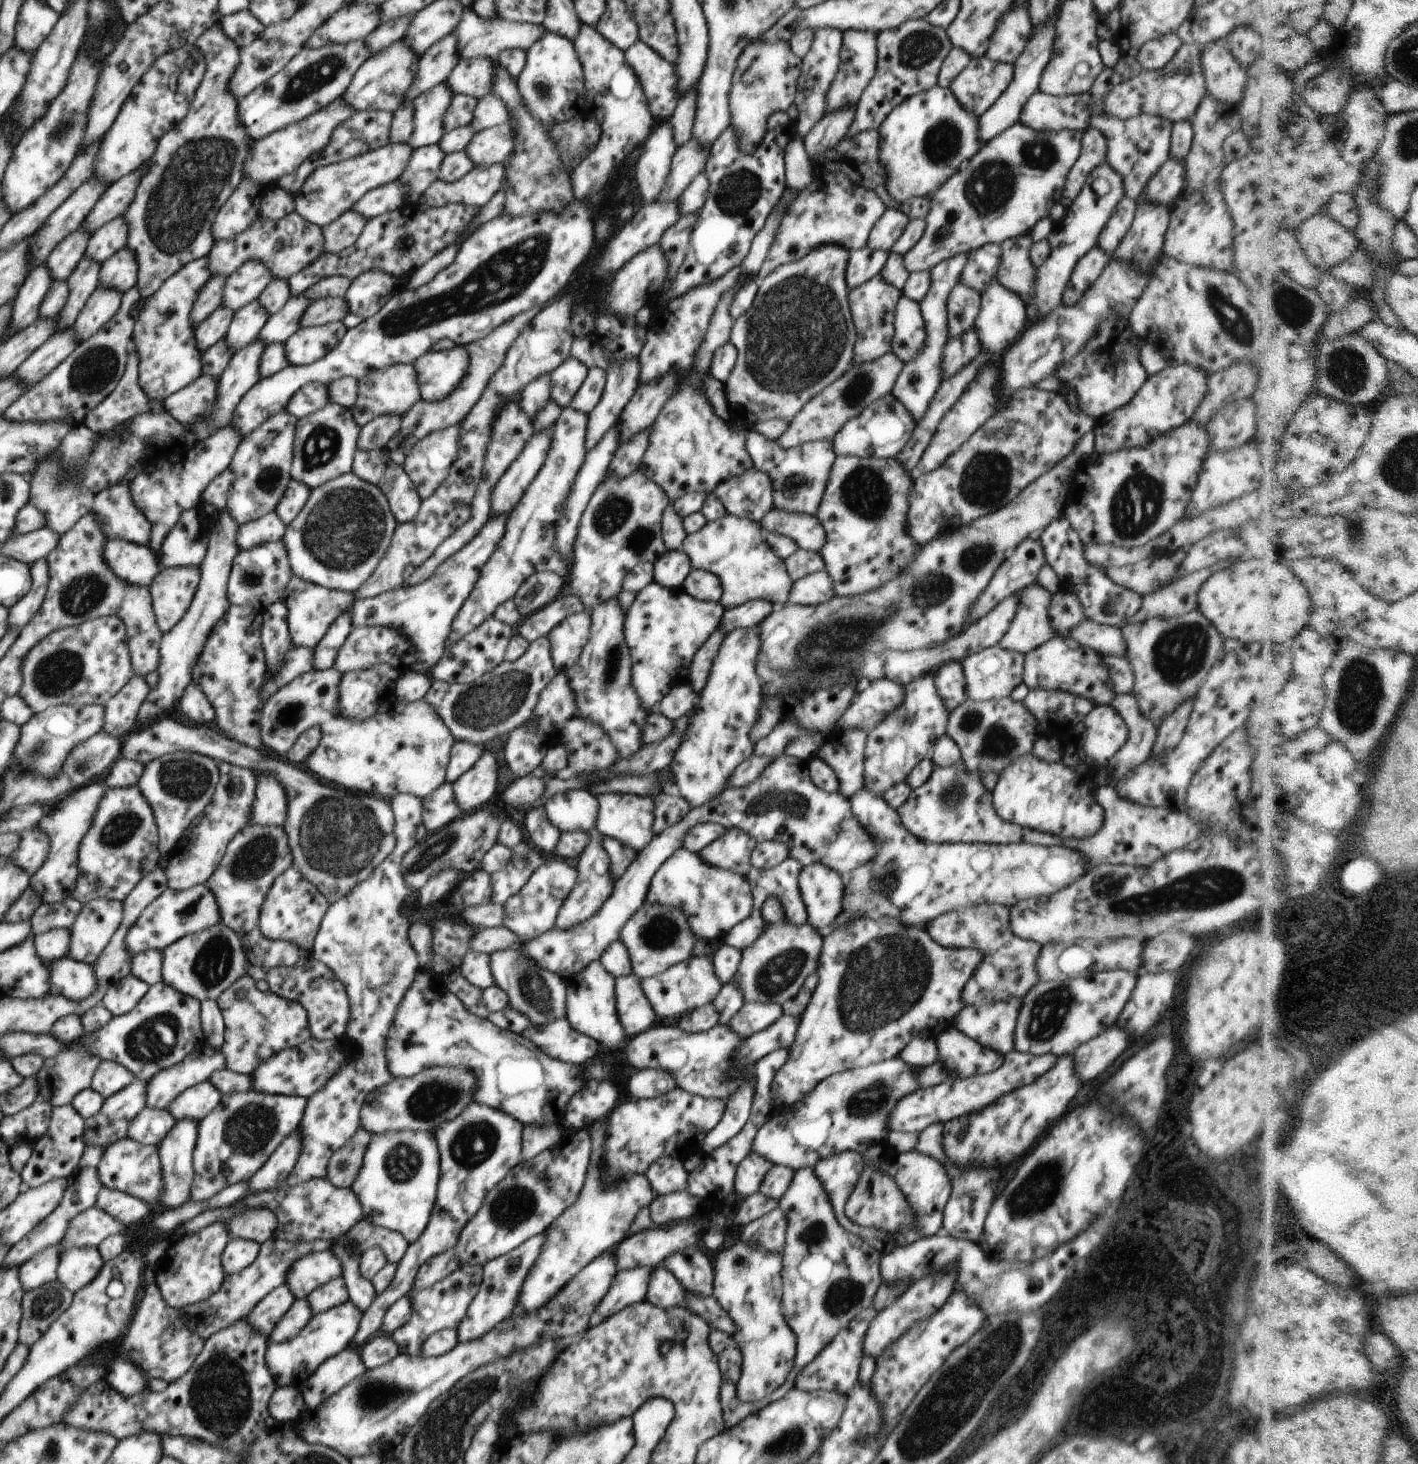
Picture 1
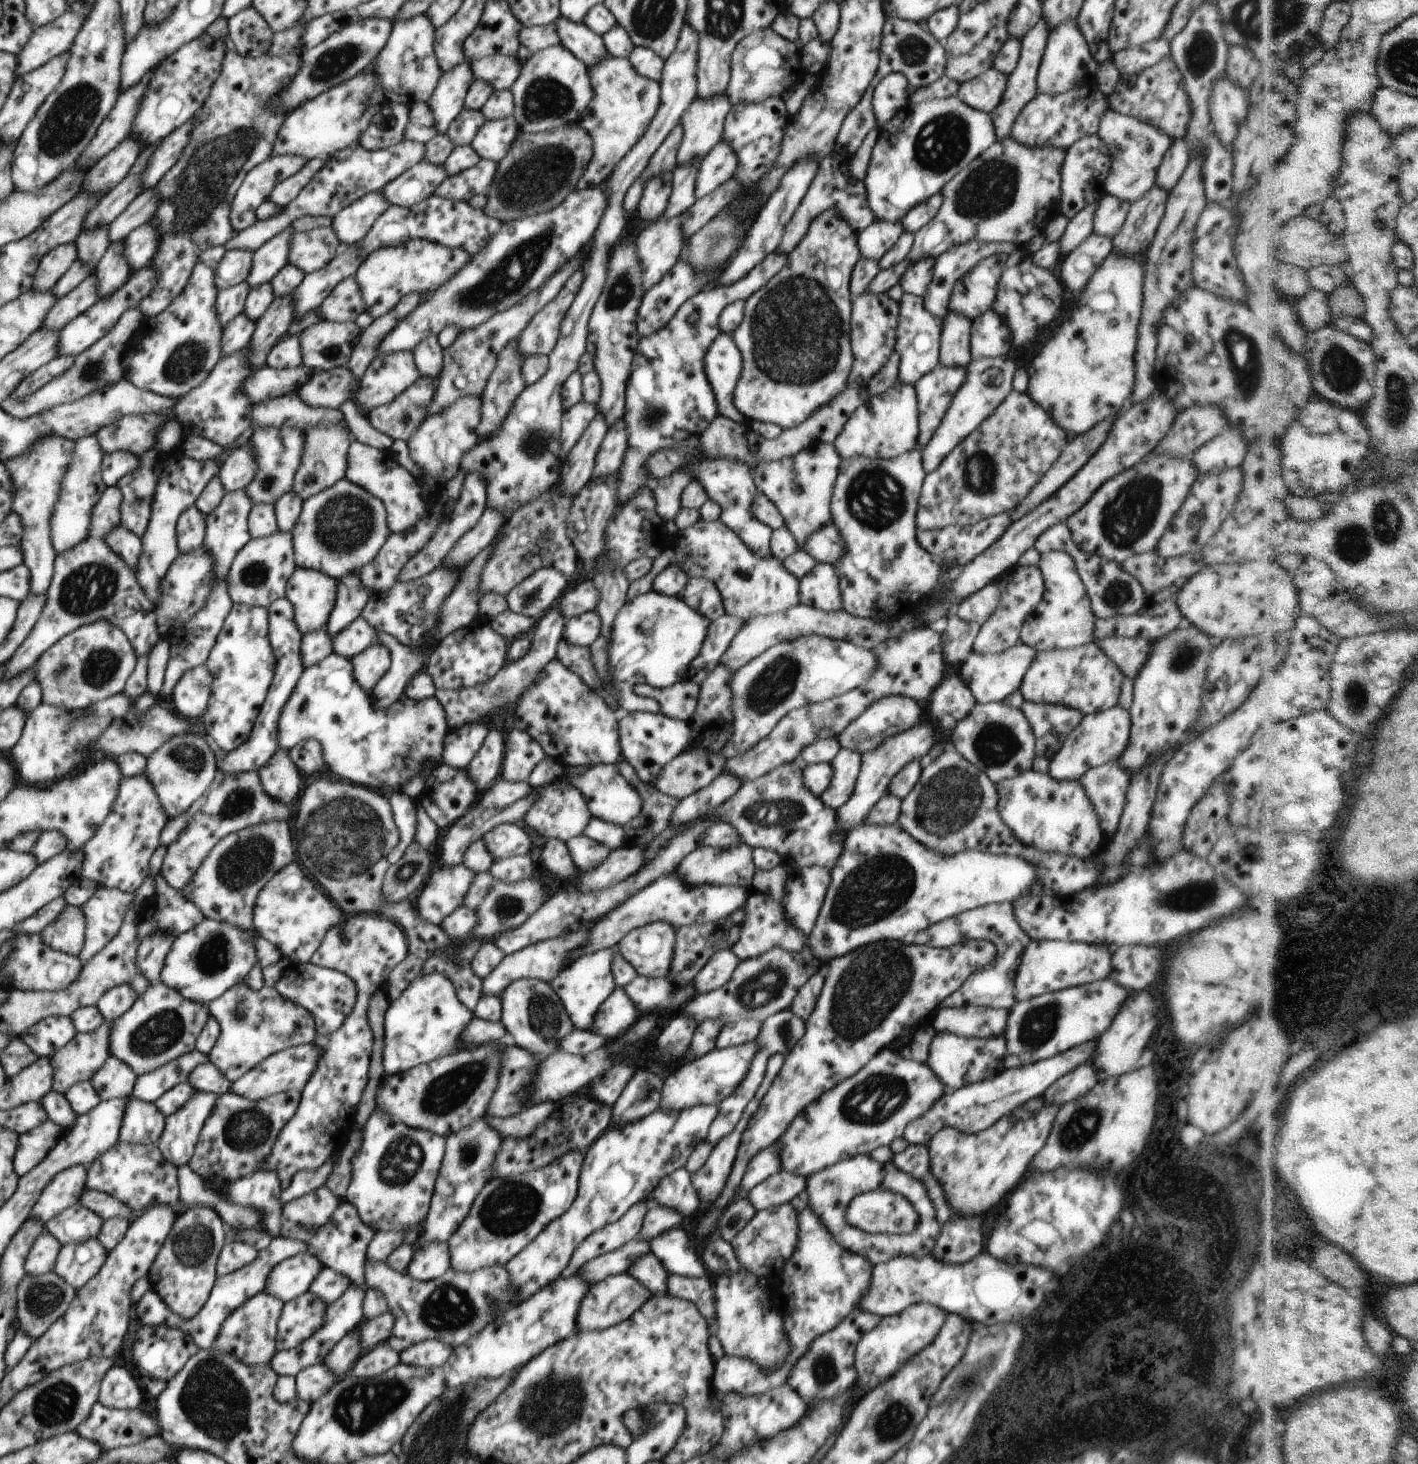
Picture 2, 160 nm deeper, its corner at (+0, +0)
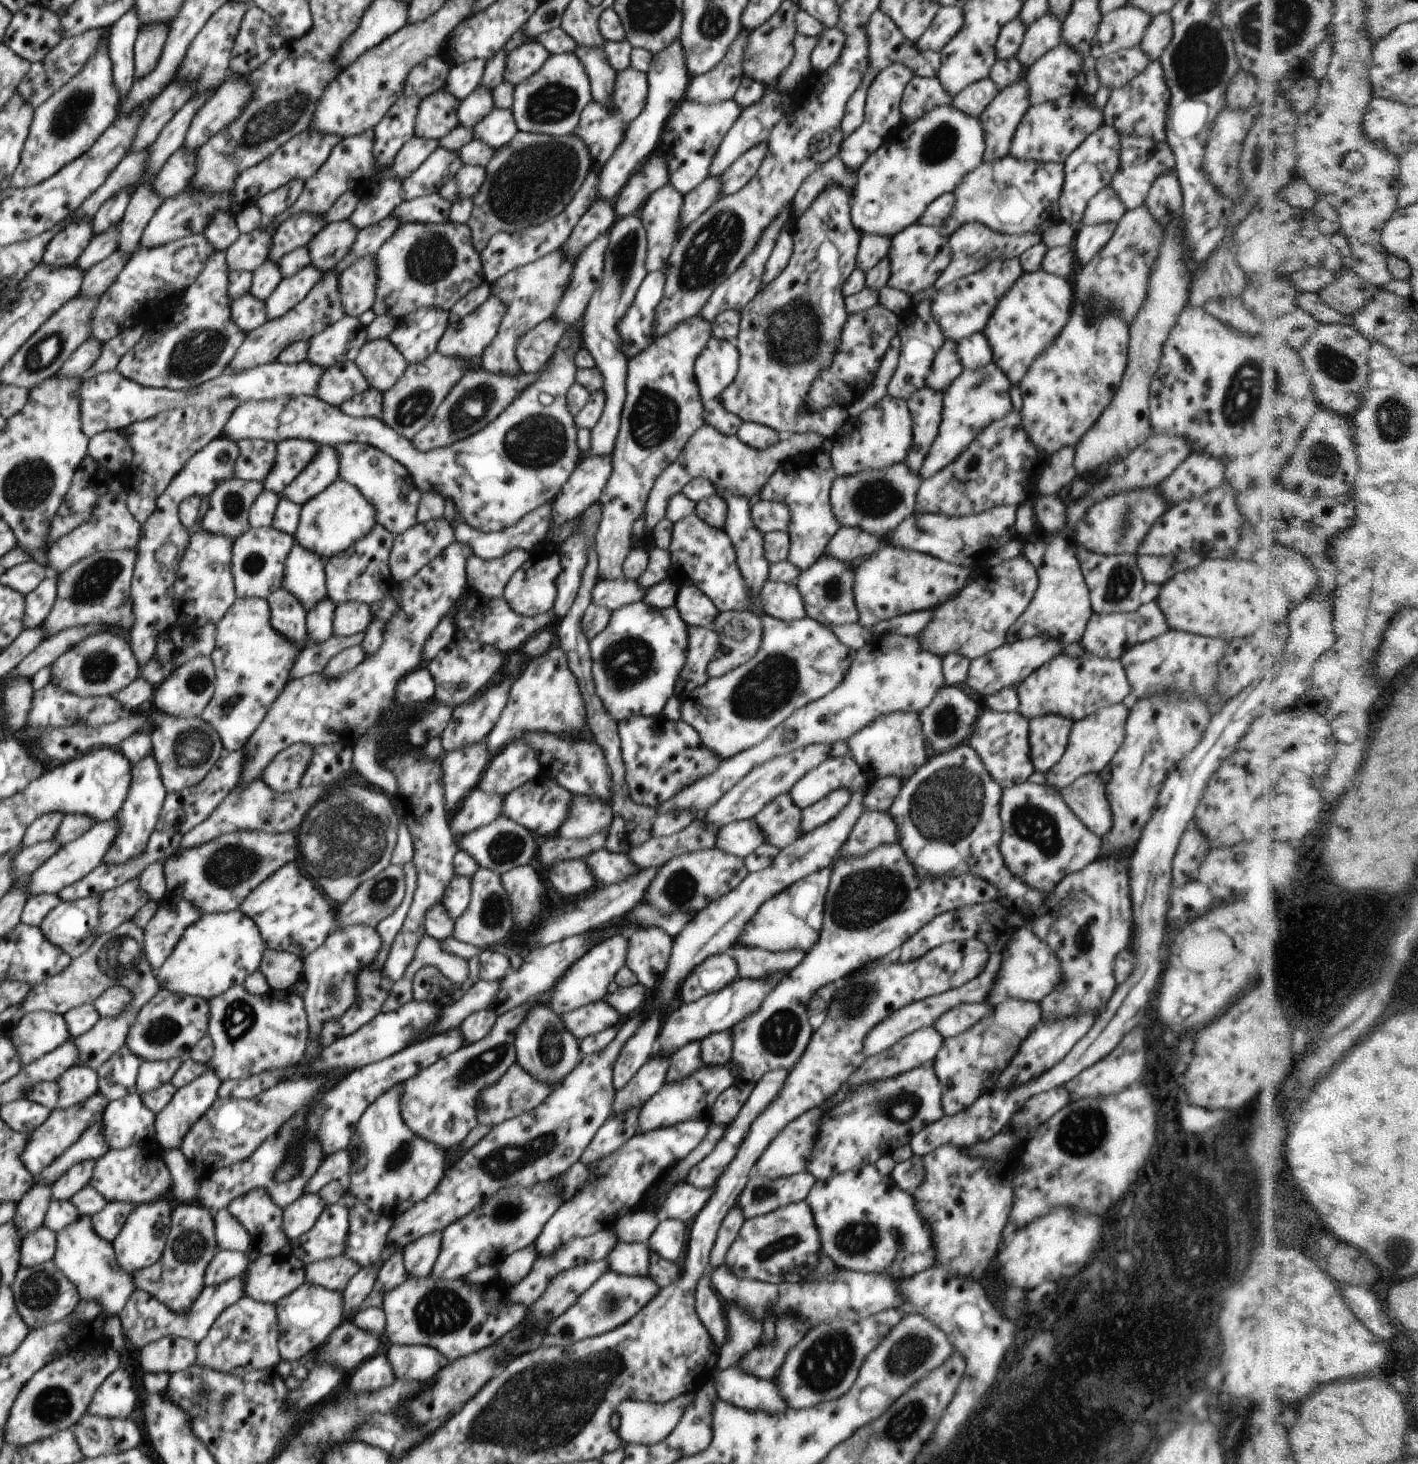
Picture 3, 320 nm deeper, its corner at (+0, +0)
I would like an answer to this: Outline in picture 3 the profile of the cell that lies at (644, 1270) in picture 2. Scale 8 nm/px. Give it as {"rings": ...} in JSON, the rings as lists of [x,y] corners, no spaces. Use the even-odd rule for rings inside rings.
{"rings":[[[620,1243],[606,1258],[610,1270],[623,1275],[649,1276],[649,1245],[647,1243]]]}

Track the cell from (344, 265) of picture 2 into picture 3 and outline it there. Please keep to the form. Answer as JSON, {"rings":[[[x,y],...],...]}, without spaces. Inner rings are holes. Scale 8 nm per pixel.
{"rings":[[[391,213],[389,217],[383,219],[381,222],[359,230],[358,237],[350,253],[330,271],[336,271],[338,275],[352,264],[353,261],[368,254],[378,253],[384,242],[387,242],[398,228],[399,218],[394,213]]]}

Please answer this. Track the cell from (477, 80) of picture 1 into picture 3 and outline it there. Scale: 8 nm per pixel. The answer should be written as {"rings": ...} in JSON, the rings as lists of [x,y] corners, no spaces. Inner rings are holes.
{"rings":[[[535,40],[521,45],[518,49],[512,50],[508,56],[505,81],[514,86],[526,81],[542,69],[550,56],[550,52]]]}

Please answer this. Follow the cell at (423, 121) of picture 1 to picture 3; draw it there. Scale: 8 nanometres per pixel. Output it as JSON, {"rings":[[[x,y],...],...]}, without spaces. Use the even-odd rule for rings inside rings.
{"rings":[[[475,59],[450,66],[444,89],[461,102],[480,86],[486,64],[484,60]]]}

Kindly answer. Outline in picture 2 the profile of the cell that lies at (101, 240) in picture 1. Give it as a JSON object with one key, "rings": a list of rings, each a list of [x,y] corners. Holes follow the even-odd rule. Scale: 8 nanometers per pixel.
{"rings":[[[154,187],[144,190],[136,196],[132,203],[113,221],[108,224],[108,242],[126,240],[132,230],[150,221],[158,208],[158,194]]]}

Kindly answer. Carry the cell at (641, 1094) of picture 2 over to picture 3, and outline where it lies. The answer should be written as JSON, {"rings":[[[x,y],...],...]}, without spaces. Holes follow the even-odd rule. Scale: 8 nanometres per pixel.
{"rings":[[[631,1109],[619,1116],[611,1116],[608,1122],[599,1129],[595,1138],[590,1142],[590,1146],[584,1150],[580,1162],[586,1164],[586,1166],[592,1166],[594,1162],[612,1155],[626,1144],[630,1138],[633,1138],[639,1110]]]}

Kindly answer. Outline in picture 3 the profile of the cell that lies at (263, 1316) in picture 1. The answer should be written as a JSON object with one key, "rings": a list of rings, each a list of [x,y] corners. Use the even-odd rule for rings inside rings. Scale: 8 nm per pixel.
{"rings":[[[244,1296],[215,1318],[208,1334],[197,1343],[195,1364],[224,1374],[230,1373],[235,1377],[244,1377],[249,1372],[277,1366],[282,1359],[278,1341],[276,1304]]]}

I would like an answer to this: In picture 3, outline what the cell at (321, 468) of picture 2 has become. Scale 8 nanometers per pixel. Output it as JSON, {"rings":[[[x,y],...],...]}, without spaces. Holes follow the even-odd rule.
{"rings":[[[320,445],[317,456],[290,482],[281,493],[287,500],[306,505],[339,478],[338,456],[334,447]]]}

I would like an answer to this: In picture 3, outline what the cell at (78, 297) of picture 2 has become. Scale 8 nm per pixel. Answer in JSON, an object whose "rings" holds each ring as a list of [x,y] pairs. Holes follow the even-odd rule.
{"rings":[[[121,249],[114,250],[105,260],[98,262],[85,273],[78,295],[100,297],[107,288],[110,288],[130,258],[130,253]]]}

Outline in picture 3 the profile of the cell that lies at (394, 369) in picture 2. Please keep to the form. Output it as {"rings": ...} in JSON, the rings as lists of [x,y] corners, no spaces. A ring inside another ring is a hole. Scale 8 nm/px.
{"rings":[[[388,337],[366,341],[354,362],[369,387],[382,394],[394,386],[408,367],[408,362]]]}

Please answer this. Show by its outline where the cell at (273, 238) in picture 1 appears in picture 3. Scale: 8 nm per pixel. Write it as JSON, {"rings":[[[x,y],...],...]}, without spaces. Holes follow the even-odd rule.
{"rings":[[[349,220],[327,224],[307,245],[311,264],[322,272],[334,269],[350,253],[358,232]]]}

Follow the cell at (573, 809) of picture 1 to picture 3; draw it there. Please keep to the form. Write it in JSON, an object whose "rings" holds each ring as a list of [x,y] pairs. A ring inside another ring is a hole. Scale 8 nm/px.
{"rings":[[[536,776],[503,796],[500,815],[517,822],[536,836],[557,836],[558,829],[567,817],[573,794],[554,779]]]}

